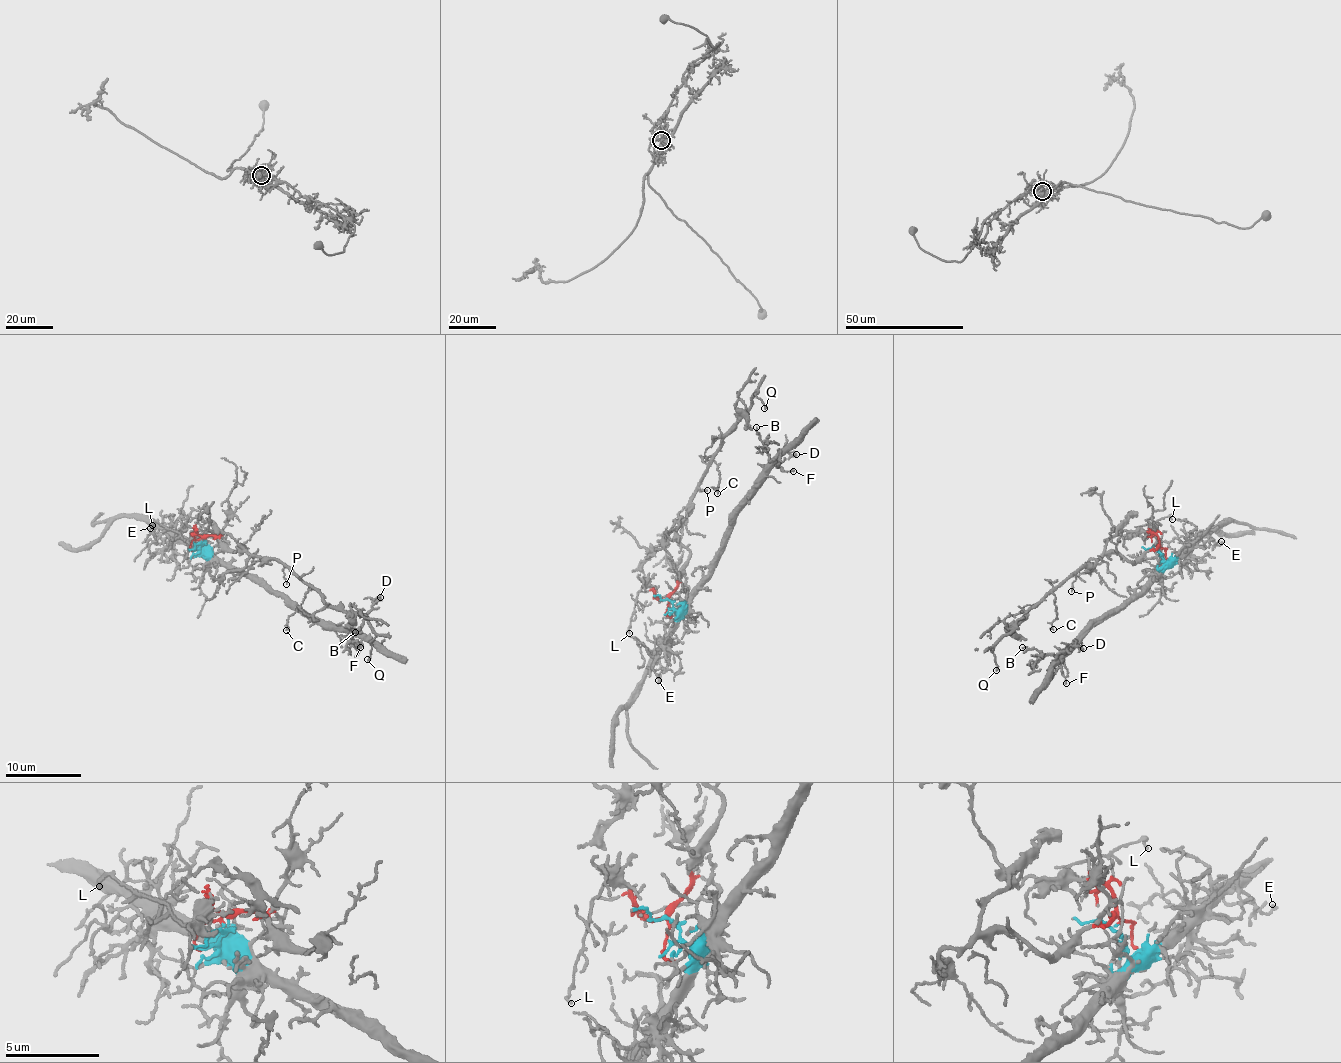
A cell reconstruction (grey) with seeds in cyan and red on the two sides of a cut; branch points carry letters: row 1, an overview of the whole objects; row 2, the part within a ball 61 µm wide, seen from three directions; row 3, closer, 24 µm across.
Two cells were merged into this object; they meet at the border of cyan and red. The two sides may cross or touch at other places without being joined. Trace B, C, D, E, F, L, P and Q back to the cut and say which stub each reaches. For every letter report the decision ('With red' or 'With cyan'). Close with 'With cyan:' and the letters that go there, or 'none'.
B: With cyan
C: With red
D: With cyan
E: With cyan
F: With cyan
L: With red
P: With red
Q: With red
With cyan: B, D, E, F

